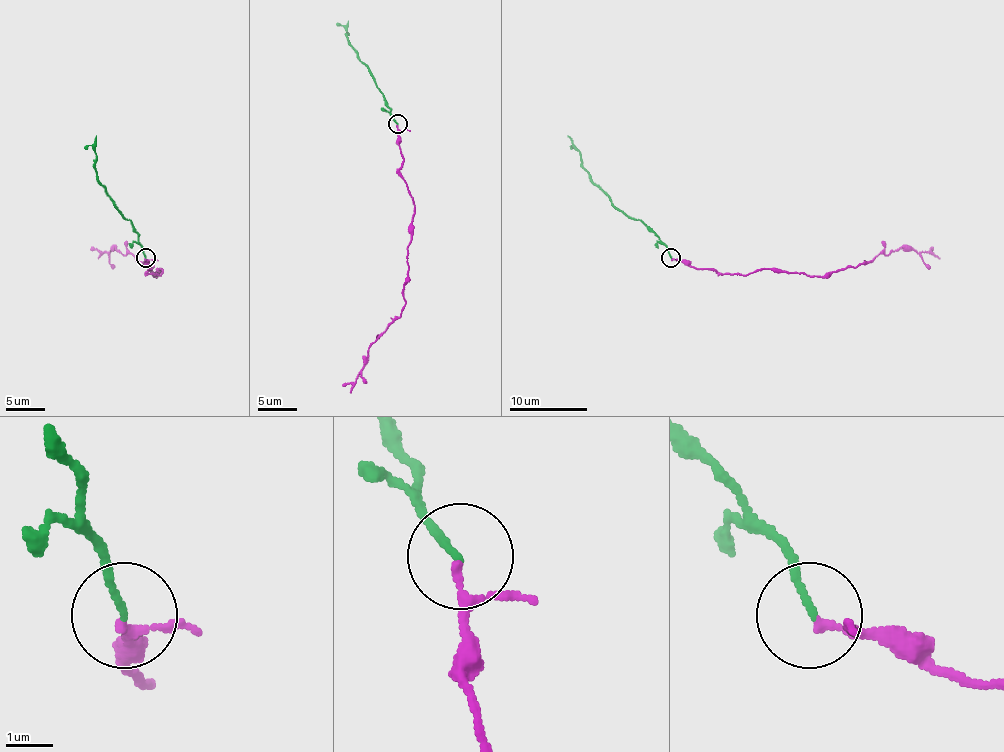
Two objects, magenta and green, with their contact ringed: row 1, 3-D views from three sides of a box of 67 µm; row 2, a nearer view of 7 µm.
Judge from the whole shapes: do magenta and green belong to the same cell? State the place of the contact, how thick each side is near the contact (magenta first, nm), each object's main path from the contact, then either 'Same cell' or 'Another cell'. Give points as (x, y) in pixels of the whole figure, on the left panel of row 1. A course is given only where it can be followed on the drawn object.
Place: (145, 257). Thickness 140 nm (magenta) against 140 nm. Course of magenta: (146, 257), (152, 269), (148, 272), (159, 274), (161, 269), (155, 276), (154, 267), (130, 253), (90, 249). Course of green: (146, 257), (138, 234), (99, 181), (95, 166), (95, 135). Another cell

